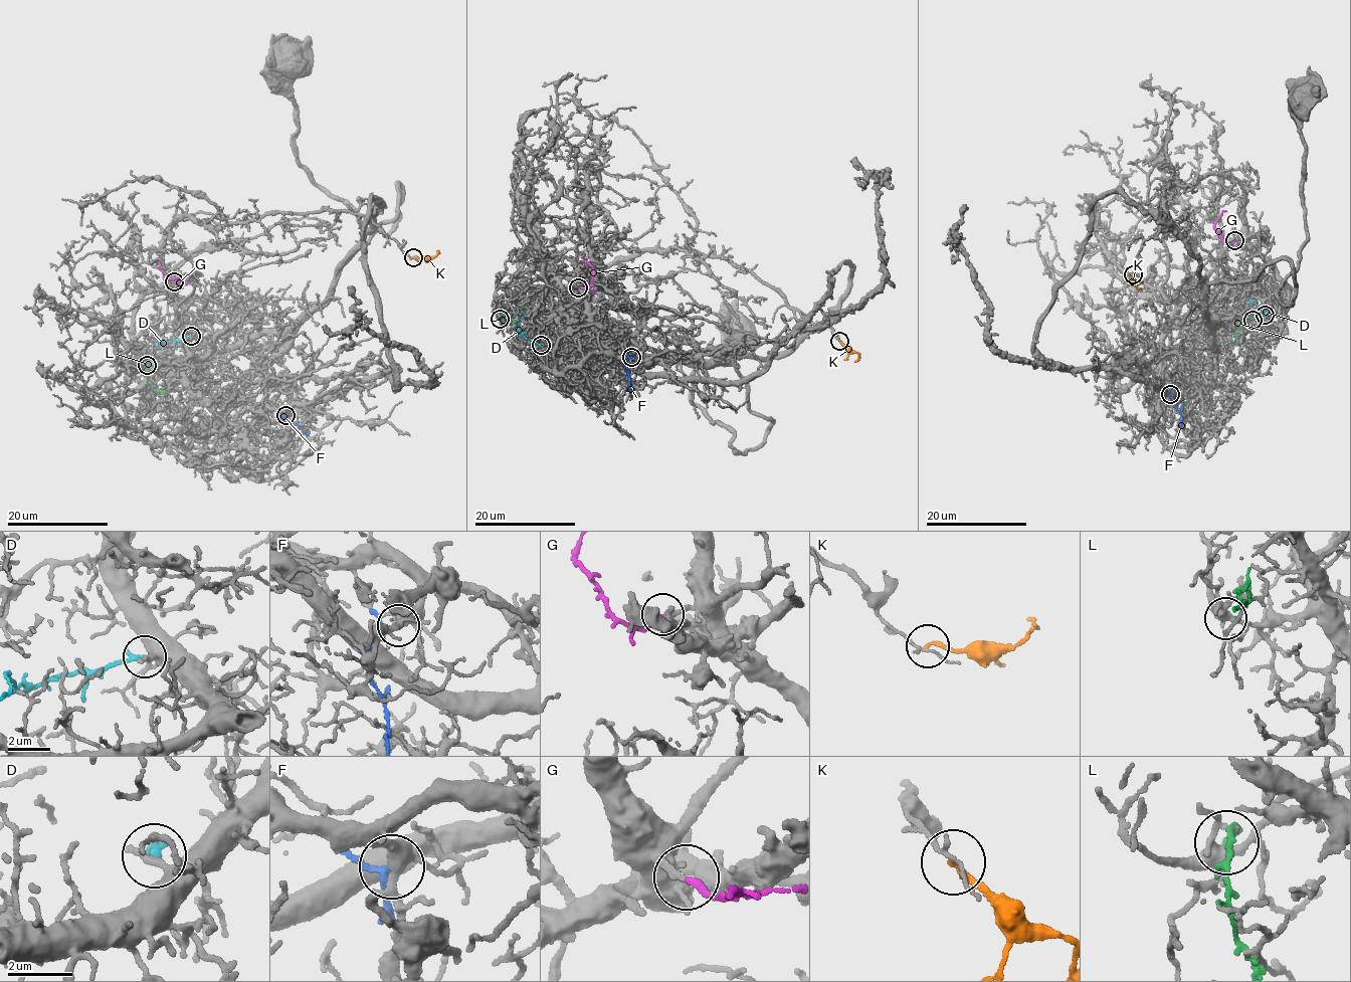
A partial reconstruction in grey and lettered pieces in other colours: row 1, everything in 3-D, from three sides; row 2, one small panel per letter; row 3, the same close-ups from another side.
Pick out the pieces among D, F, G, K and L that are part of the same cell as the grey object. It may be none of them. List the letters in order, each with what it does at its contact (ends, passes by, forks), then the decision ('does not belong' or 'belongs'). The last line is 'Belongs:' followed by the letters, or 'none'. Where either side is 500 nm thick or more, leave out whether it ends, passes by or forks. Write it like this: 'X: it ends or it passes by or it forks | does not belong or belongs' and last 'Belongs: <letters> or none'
D: it ends | belongs
F: it passes by | belongs
G: it ends | belongs
K: it ends | does not belong
L: it ends | does not belong
Belongs: D, F, G

